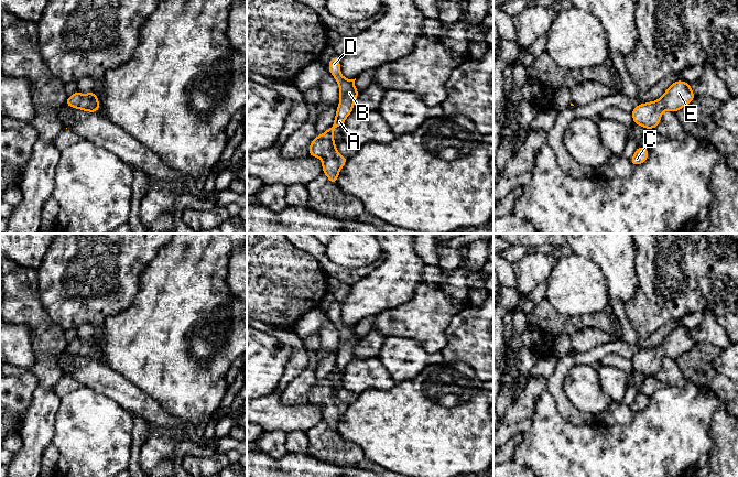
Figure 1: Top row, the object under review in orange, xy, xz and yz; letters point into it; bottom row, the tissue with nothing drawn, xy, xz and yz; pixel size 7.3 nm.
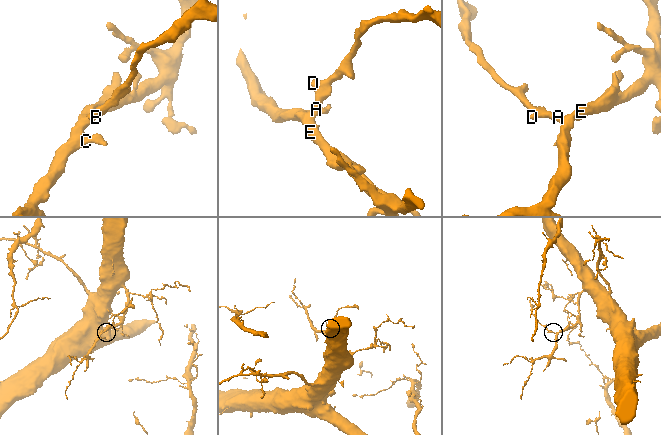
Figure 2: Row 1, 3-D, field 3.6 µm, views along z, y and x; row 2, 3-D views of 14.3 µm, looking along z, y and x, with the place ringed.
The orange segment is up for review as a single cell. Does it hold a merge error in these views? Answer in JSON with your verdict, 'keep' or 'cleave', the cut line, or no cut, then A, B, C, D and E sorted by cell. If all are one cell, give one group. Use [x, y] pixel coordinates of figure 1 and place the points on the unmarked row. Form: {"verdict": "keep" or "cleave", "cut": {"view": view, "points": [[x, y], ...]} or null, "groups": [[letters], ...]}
{"verdict": "keep", "cut": null, "groups": [["A", "B", "C", "D", "E"]]}

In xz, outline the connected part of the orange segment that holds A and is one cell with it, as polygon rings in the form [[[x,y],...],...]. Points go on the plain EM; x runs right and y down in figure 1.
[[[334,302],[328,308],[328,317],[339,333],[339,350],[336,357],[334,370],[323,381],[315,382],[308,394],[308,402],[322,405],[323,420],[333,431],[337,431],[339,418],[345,413],[348,404],[338,400],[334,378],[340,372],[354,357],[354,350],[359,338],[355,334],[355,326],[345,325],[340,319],[340,307]]]

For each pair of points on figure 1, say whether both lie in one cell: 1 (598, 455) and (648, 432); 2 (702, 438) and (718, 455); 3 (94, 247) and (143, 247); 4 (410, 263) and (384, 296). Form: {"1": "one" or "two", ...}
{"1": "one", "2": "two", "3": "one", "4": "one"}

